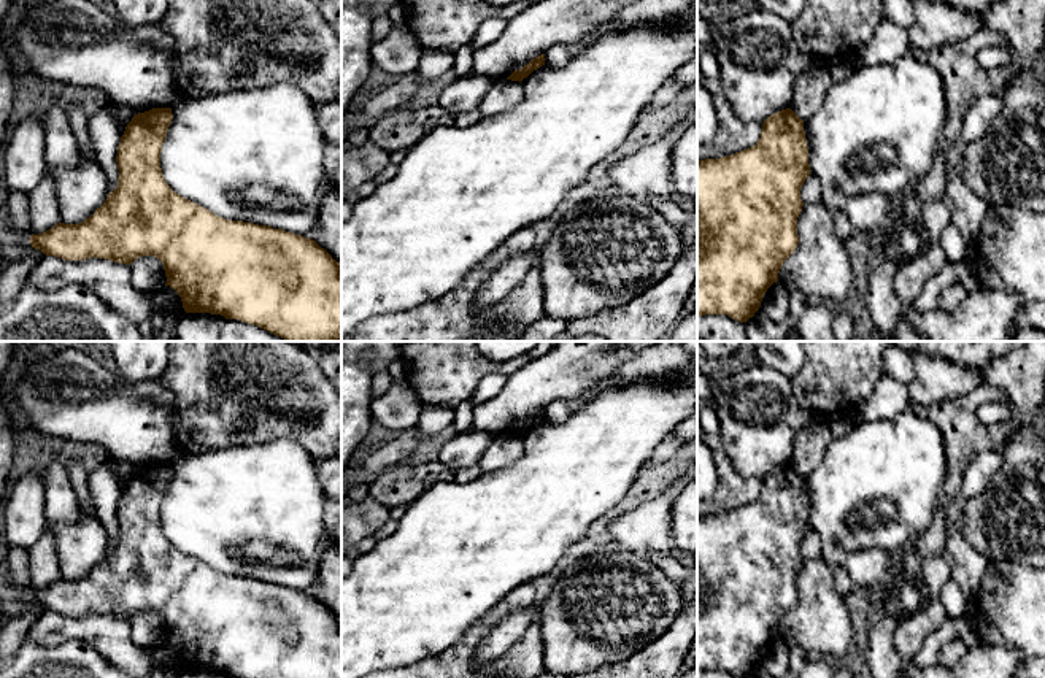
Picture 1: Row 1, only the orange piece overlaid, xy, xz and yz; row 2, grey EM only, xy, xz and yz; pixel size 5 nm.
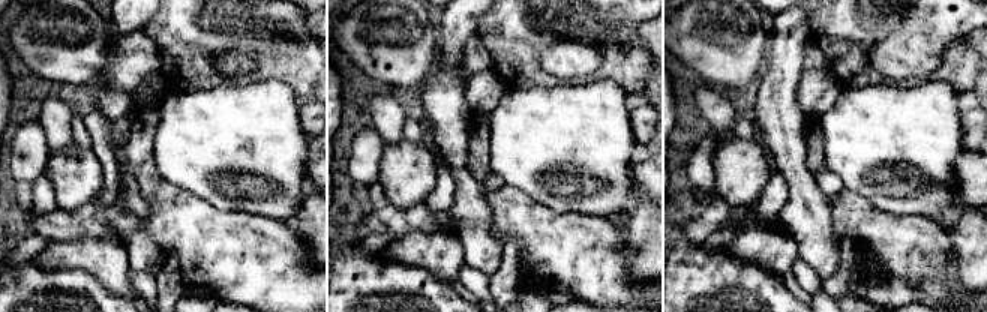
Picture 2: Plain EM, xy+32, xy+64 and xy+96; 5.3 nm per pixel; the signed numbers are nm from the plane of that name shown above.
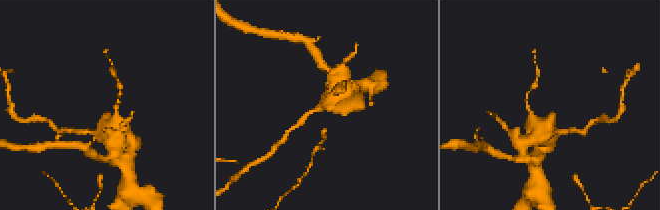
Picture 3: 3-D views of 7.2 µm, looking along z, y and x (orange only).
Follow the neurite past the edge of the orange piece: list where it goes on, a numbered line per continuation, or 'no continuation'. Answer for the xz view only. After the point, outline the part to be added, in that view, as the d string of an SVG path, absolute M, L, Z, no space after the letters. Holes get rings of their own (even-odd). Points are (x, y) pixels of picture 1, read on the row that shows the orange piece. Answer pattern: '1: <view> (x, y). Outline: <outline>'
no continuation

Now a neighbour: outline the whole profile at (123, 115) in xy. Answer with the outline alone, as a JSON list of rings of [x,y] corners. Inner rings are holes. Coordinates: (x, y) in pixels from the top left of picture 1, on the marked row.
[[[106,102],[106,106],[110,108],[113,117],[121,125],[121,133],[124,135],[127,124],[132,121],[135,113],[130,108],[114,105],[113,102]]]

